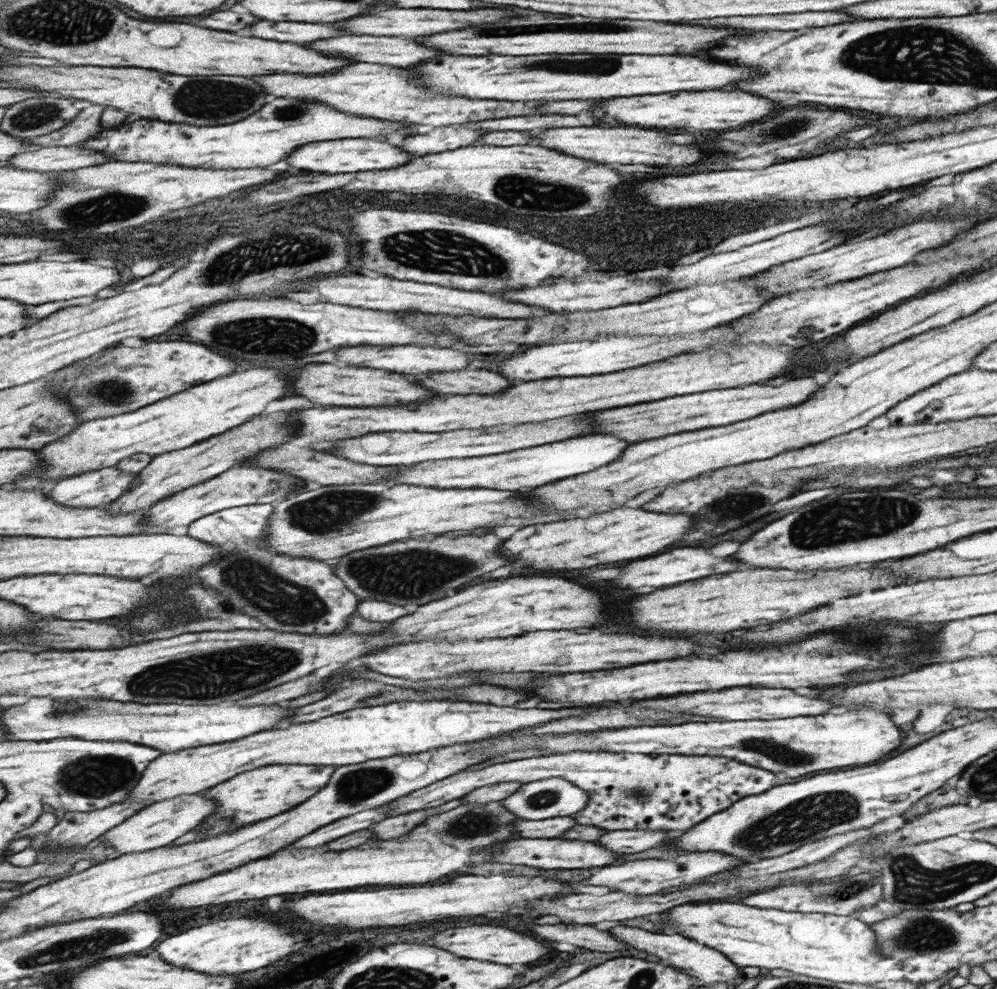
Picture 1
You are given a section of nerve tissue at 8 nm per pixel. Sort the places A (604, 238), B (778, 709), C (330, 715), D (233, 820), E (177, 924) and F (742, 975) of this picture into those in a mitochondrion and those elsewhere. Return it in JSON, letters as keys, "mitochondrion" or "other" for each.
{"A":"other","B":"other","C":"other","D":"mitochondrion","E":"other","F":"other"}

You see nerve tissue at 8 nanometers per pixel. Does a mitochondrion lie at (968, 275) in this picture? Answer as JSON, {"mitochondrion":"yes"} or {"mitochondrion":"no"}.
{"mitochondrion":"no"}

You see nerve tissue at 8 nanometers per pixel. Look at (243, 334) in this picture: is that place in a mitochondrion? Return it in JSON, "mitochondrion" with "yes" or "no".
{"mitochondrion":"yes"}

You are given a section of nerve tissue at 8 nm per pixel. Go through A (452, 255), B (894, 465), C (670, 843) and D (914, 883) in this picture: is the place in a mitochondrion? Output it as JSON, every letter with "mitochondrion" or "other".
{"A":"mitochondrion","B":"other","C":"other","D":"mitochondrion"}

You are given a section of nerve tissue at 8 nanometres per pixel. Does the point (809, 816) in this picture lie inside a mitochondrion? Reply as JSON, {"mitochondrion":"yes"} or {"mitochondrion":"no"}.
{"mitochondrion":"yes"}

